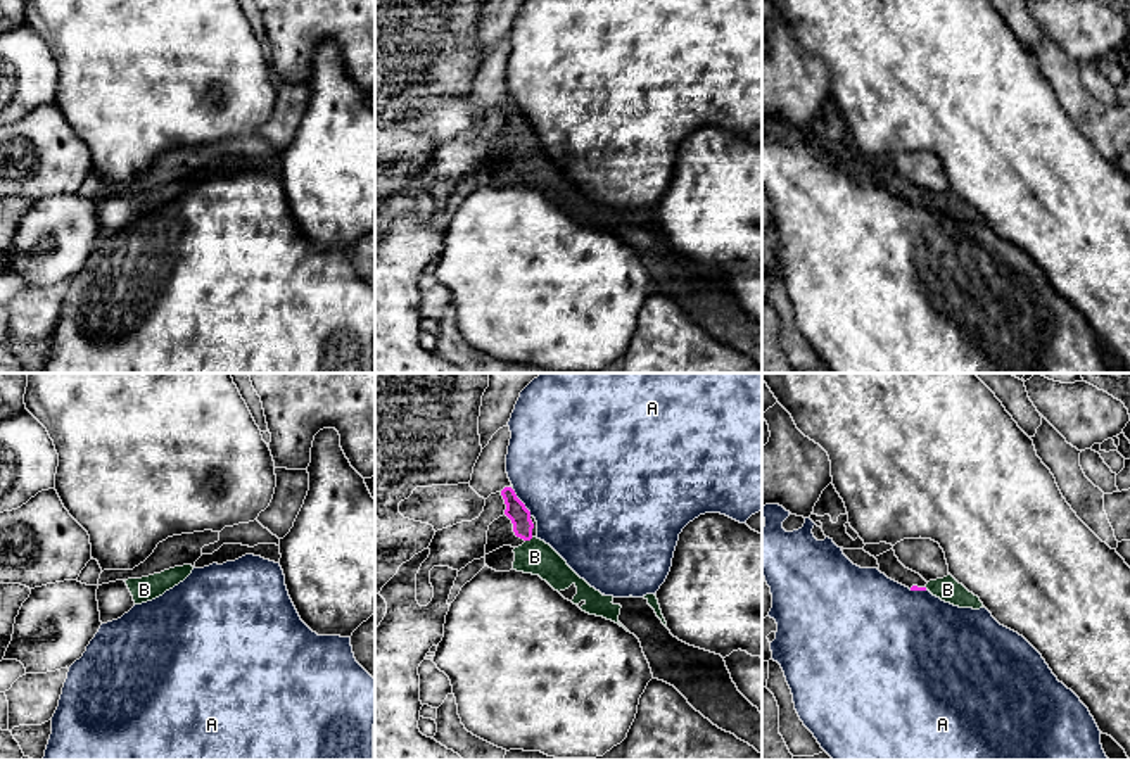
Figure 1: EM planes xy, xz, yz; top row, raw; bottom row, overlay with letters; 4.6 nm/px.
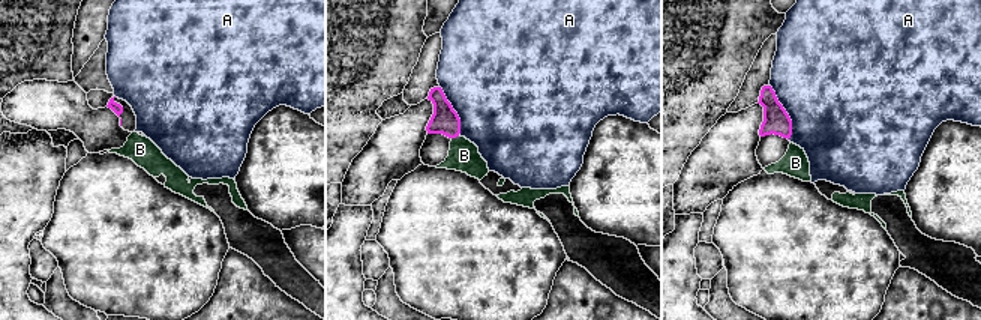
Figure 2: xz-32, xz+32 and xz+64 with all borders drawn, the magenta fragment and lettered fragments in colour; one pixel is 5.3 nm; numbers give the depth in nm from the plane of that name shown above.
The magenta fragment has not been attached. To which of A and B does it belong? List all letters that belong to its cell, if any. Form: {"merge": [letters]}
{"merge": ["B"]}

